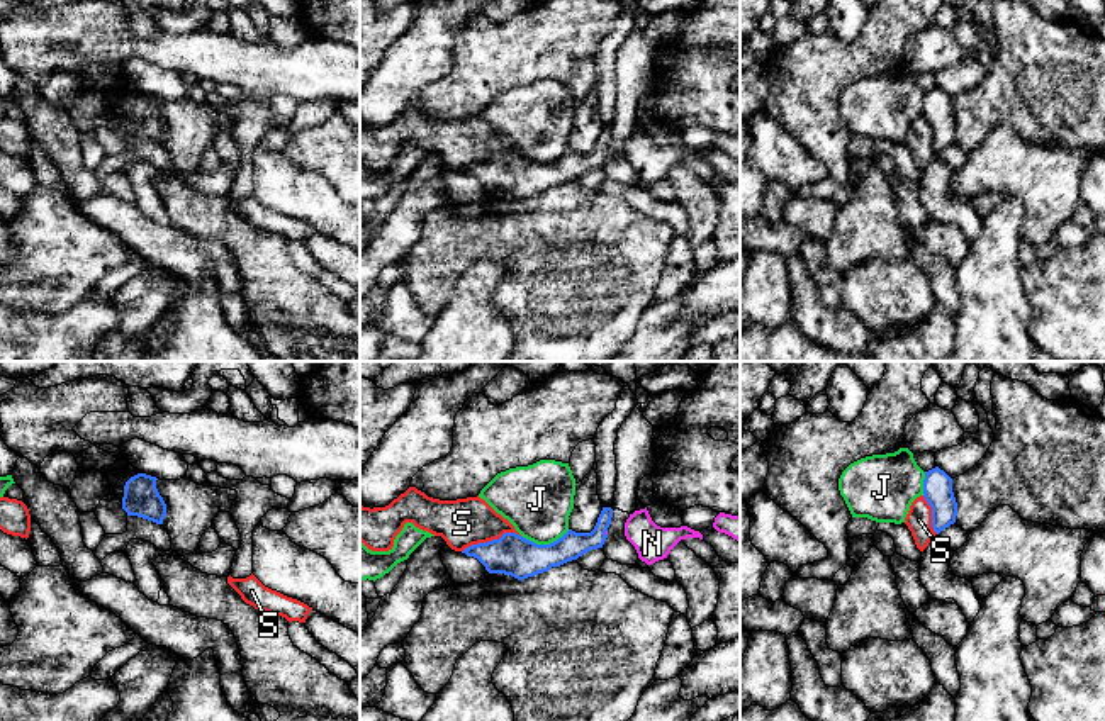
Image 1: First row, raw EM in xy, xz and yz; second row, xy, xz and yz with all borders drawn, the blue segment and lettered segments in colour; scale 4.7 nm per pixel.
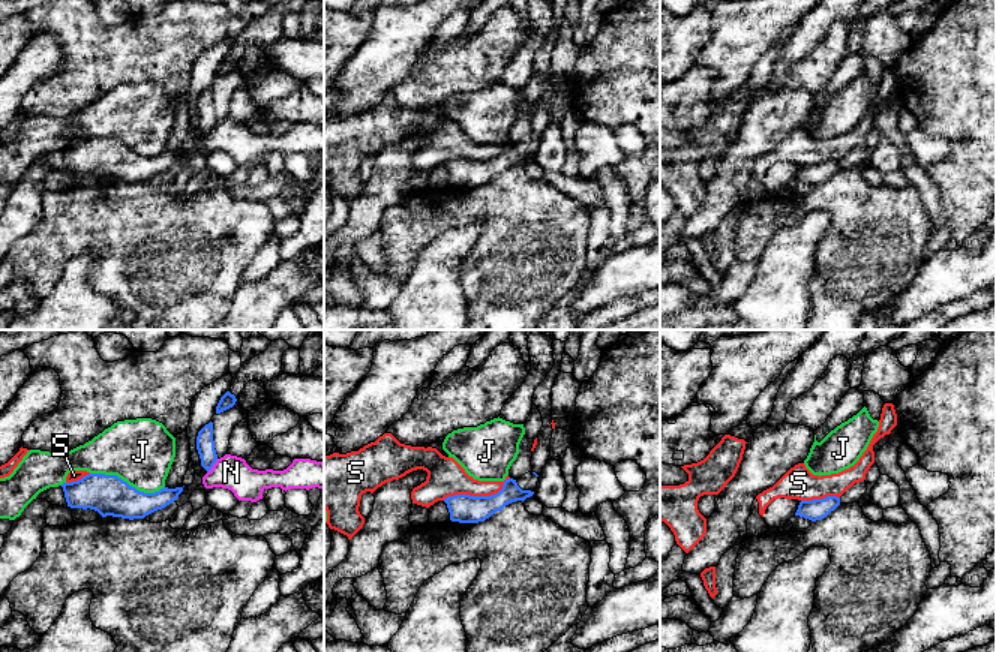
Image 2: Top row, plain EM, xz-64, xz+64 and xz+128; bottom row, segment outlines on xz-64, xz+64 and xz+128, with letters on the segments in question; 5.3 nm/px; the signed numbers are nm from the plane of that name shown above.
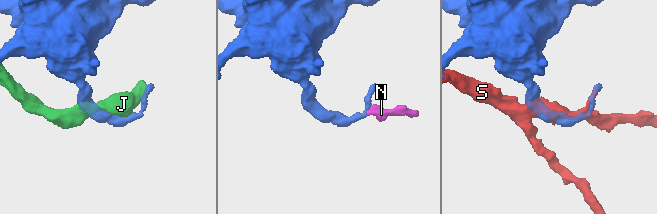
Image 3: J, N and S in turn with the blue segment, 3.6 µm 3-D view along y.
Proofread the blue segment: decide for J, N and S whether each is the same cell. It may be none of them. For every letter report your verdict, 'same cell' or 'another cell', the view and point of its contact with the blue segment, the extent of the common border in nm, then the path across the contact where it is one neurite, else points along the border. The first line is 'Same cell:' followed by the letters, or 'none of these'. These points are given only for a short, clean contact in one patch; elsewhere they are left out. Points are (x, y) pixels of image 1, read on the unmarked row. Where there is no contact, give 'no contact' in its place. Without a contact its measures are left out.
Same cell: N
J: another cell | xz (545, 165) | 240 nm
N: same cell | xz (605, 153) | 30 nm | across xz (572, 165), (605, 153), (606, 151)
S: another cell | xz (493, 160) | 300 nm

